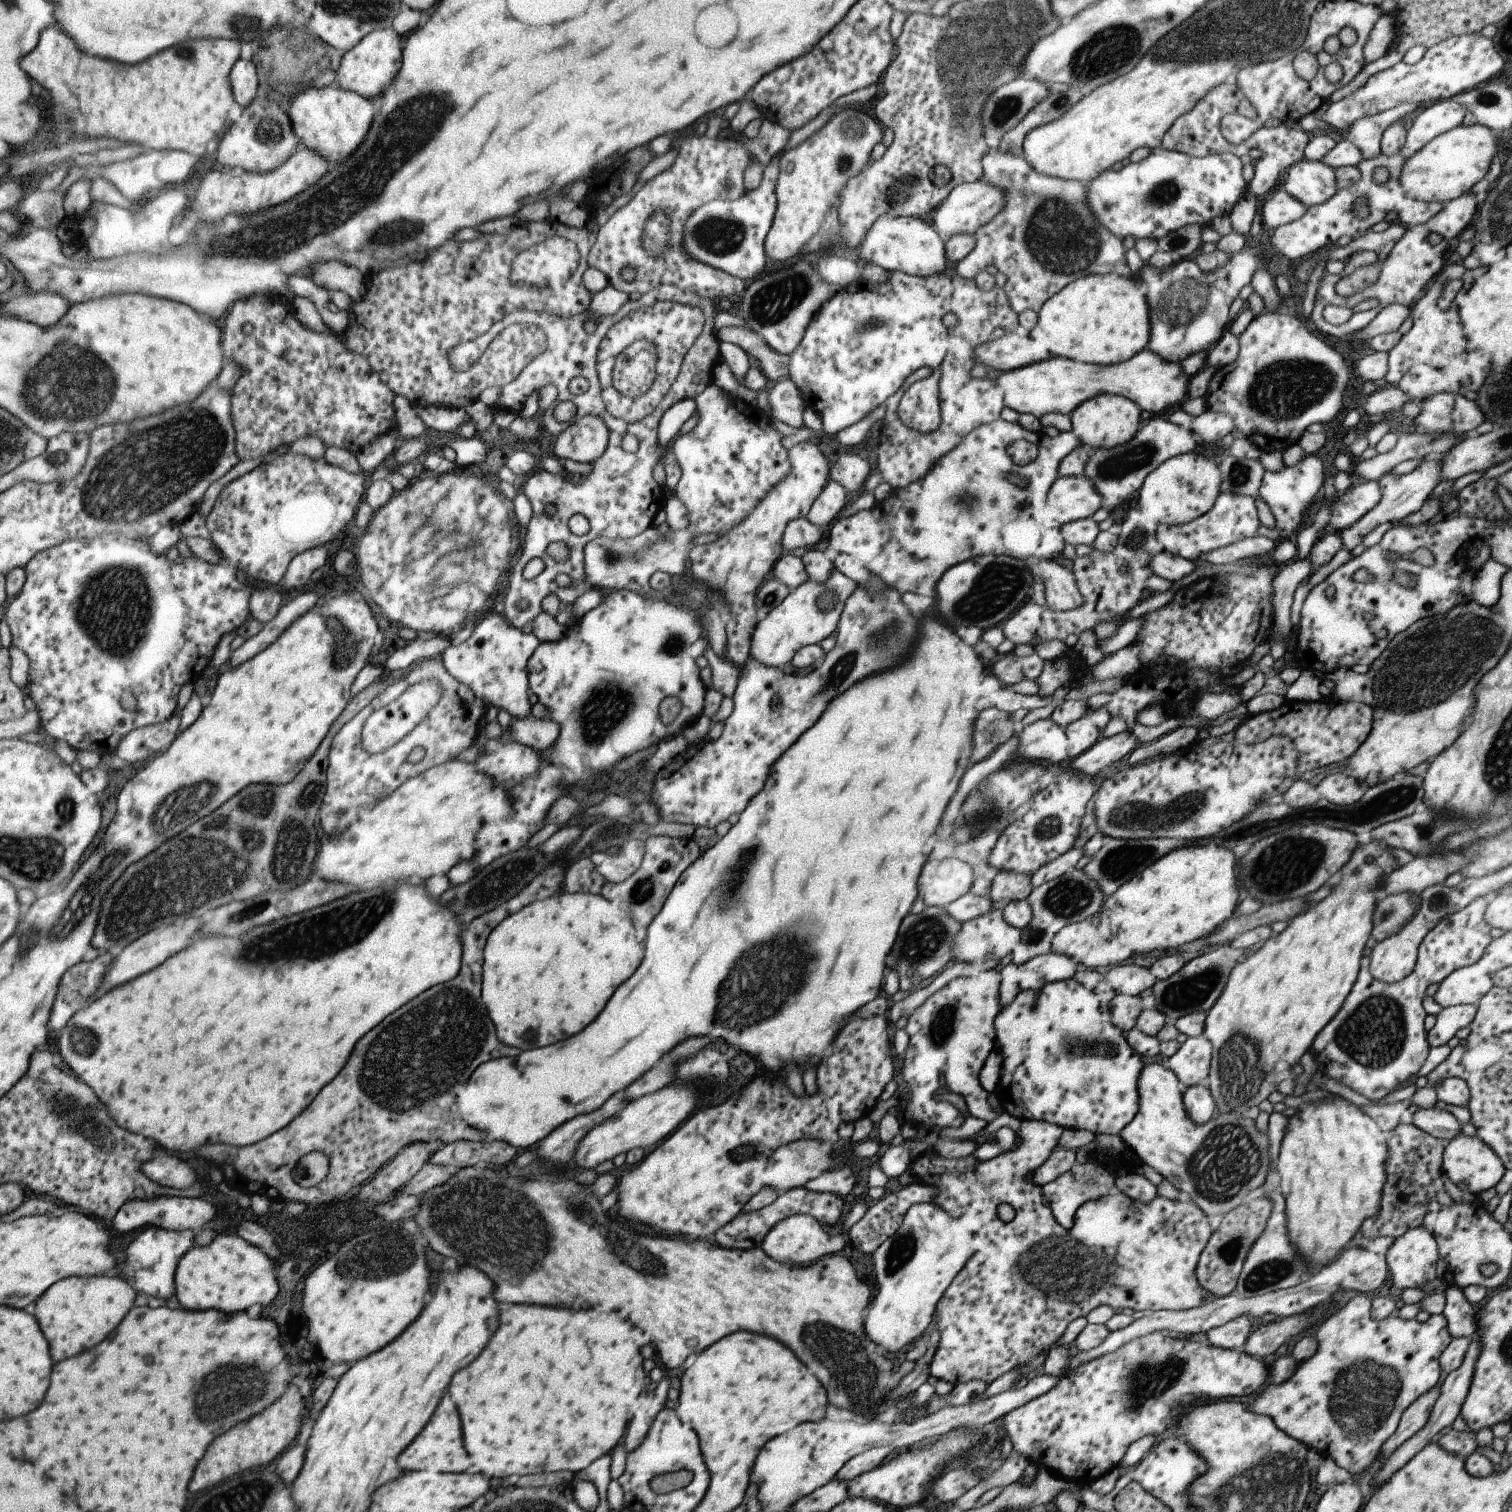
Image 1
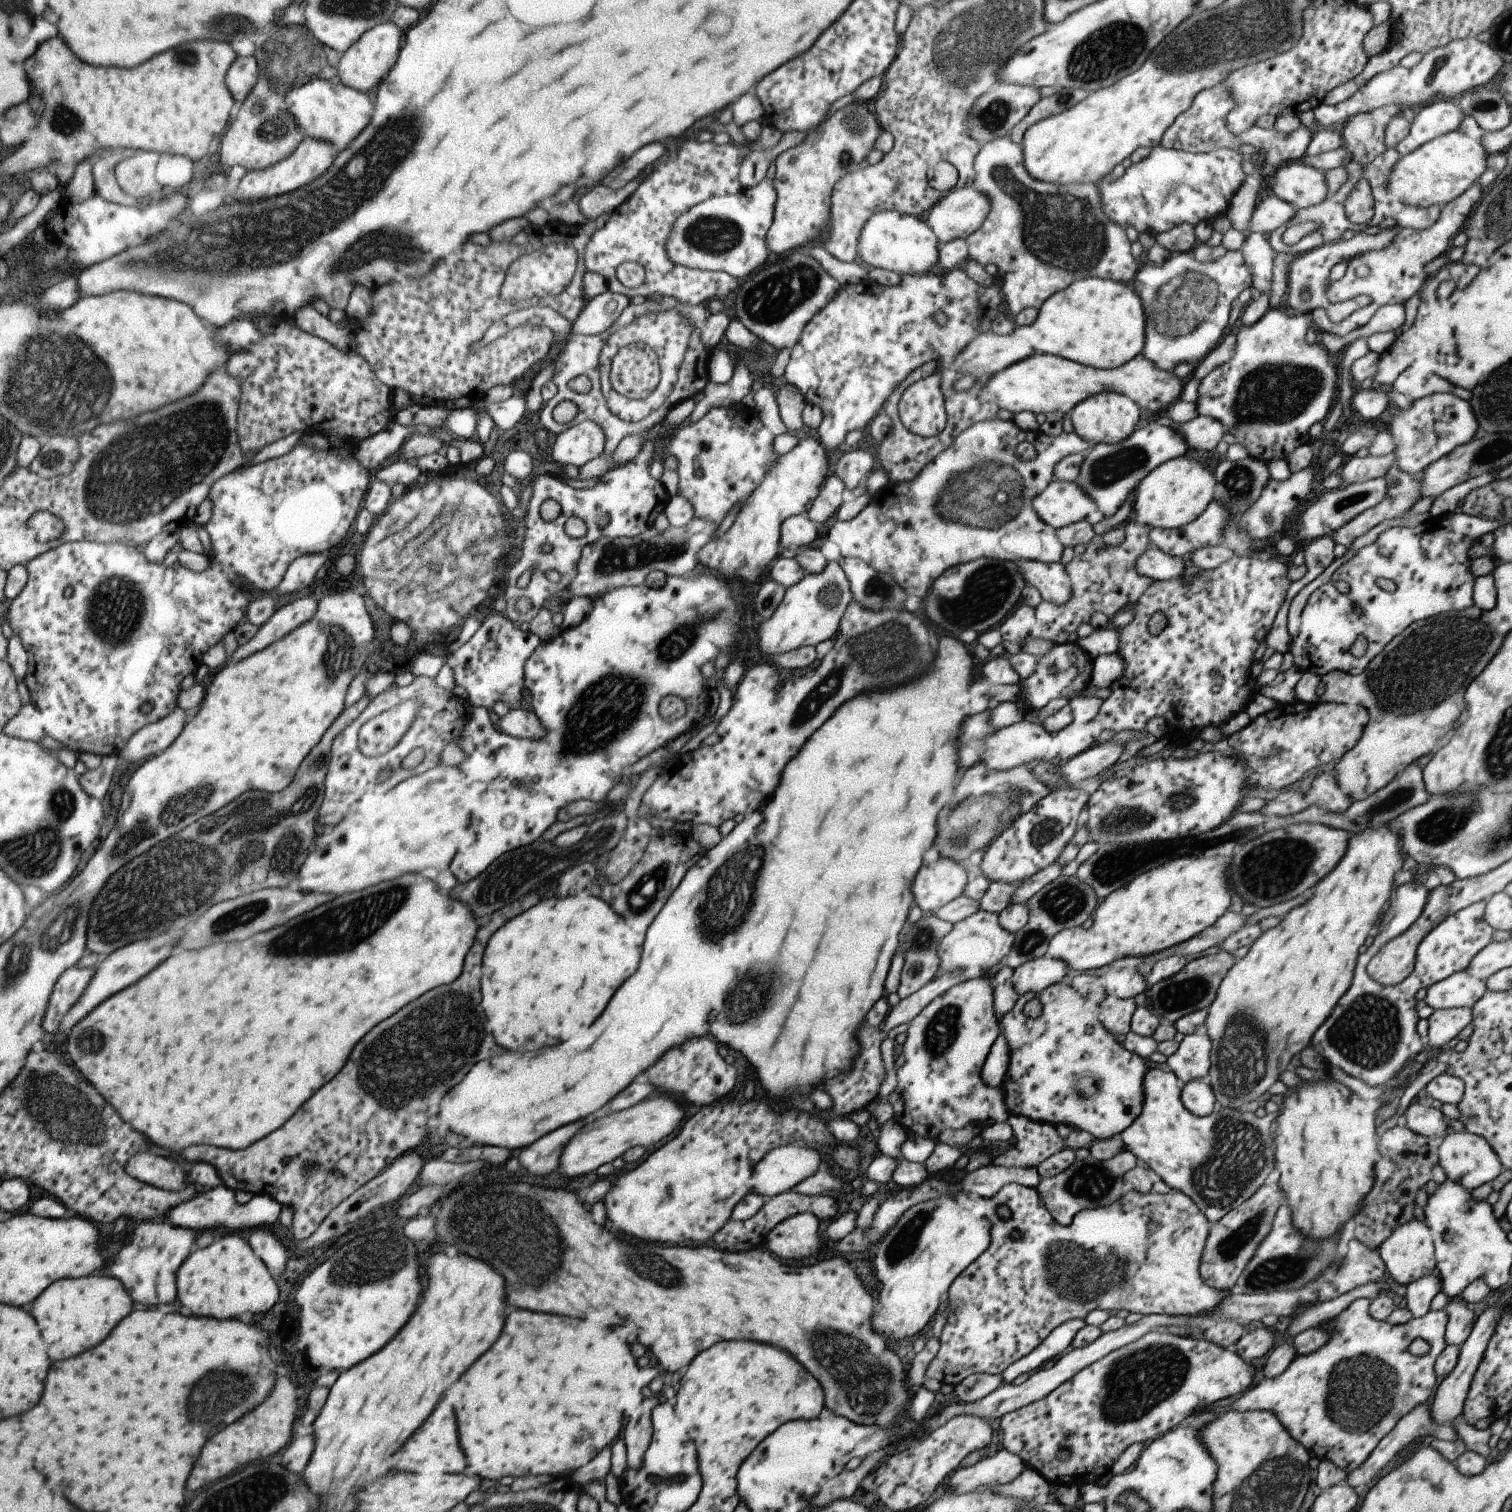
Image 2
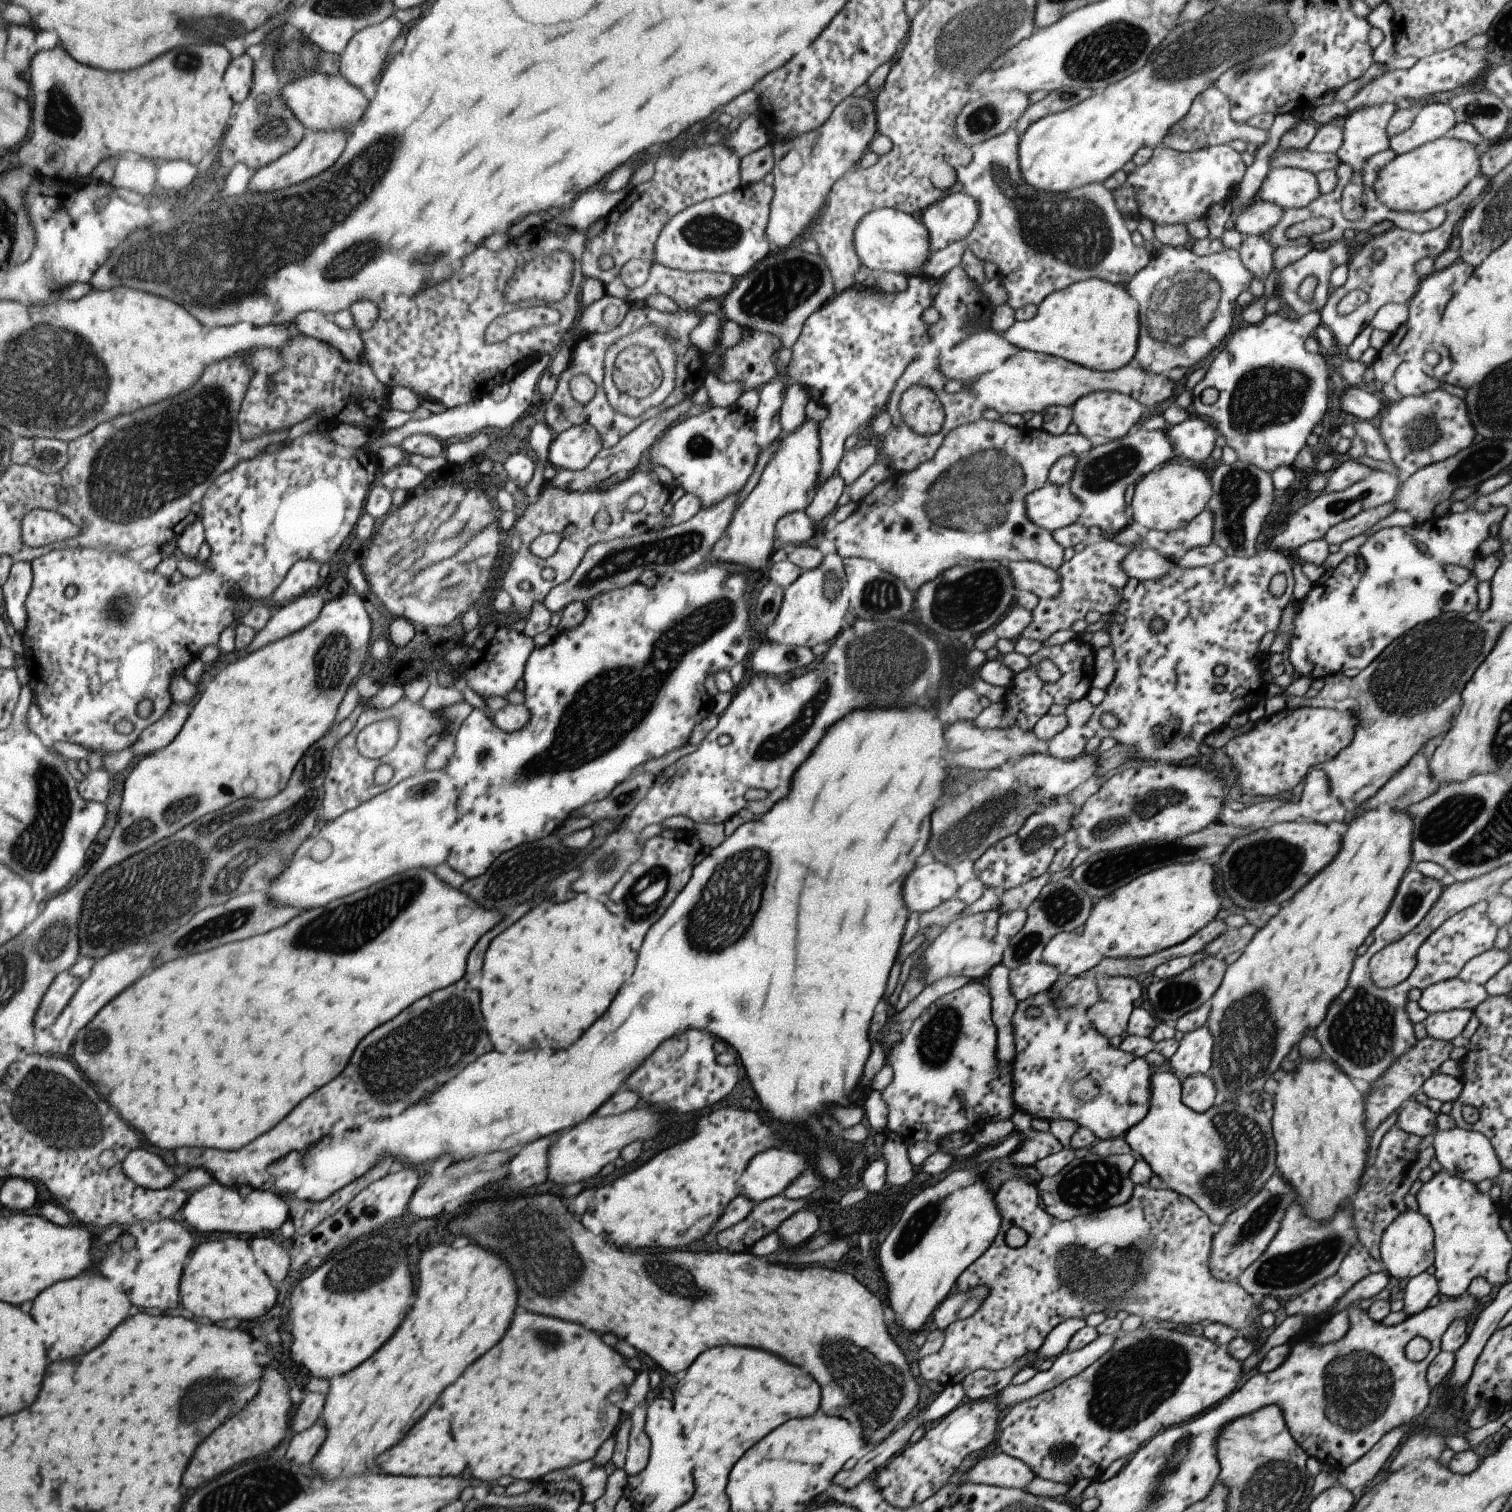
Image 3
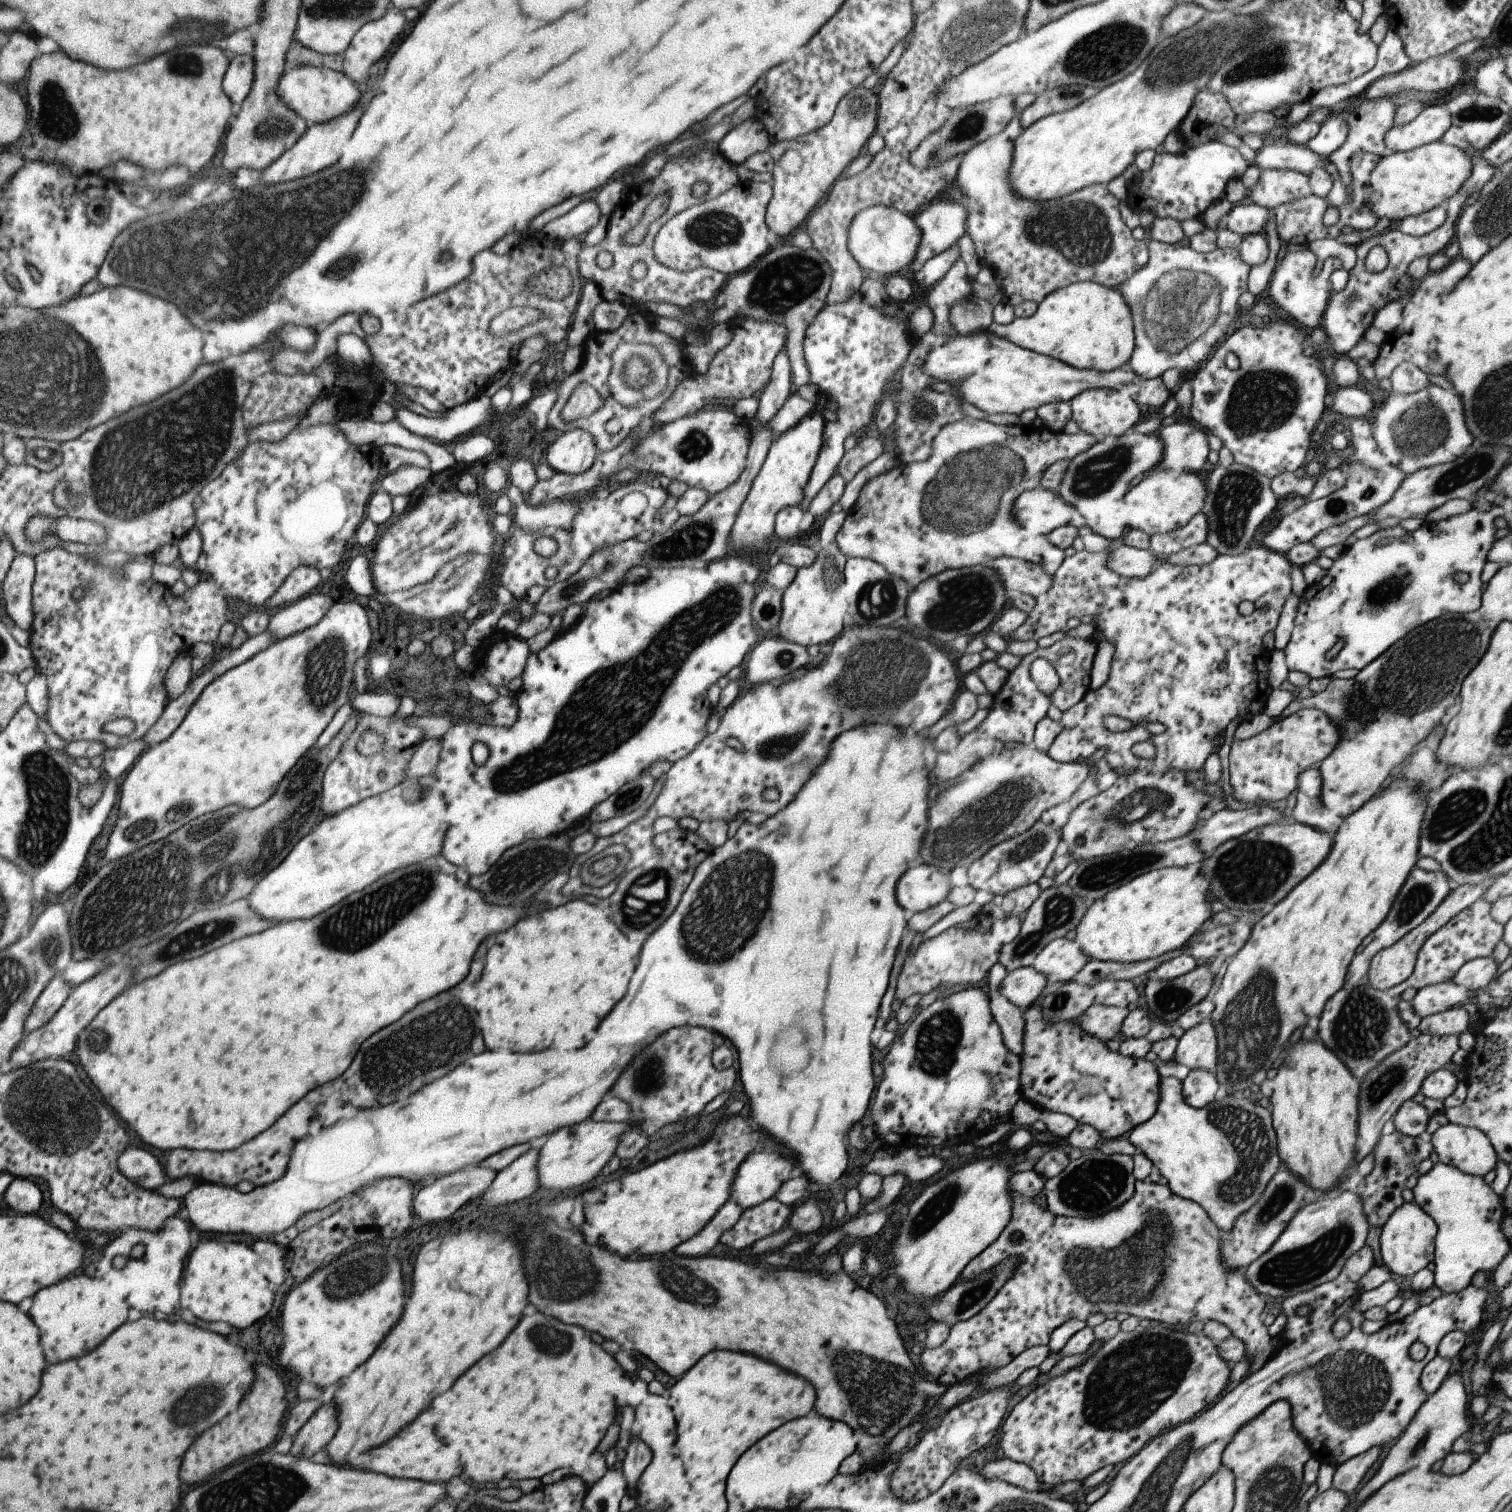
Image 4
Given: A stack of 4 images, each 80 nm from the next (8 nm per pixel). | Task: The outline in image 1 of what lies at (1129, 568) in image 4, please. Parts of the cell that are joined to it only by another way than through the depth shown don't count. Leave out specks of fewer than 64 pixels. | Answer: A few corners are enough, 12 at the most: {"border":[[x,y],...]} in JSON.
{"border":[[1161,550],[1149,559],[1152,574],[1173,583],[1191,574],[1199,561]]}

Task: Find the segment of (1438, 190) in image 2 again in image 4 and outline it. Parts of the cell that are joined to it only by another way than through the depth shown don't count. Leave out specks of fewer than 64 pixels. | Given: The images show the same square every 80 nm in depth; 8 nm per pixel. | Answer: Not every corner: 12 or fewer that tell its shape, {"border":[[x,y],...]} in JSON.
{"border":[[1441,140],[1385,153],[1365,200],[1396,225],[1444,205],[1471,158]]}

